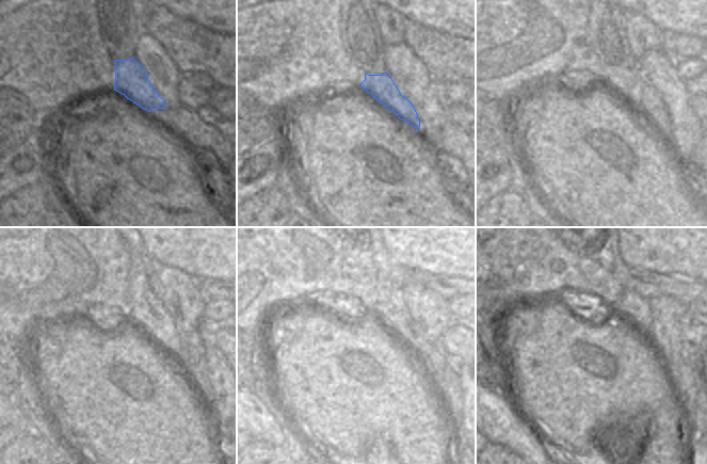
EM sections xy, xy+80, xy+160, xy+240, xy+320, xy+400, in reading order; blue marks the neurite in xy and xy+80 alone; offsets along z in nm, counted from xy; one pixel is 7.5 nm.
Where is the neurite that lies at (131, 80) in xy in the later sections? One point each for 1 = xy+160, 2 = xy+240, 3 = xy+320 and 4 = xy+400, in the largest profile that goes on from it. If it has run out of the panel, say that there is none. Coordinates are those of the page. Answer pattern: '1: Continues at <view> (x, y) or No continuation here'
1: Continues at xy+160 (651, 104)
2: Continues at xy+240 (192, 356)
3: Continues at xy+320 (443, 369)
4: Continues at xy+400 (688, 383).

